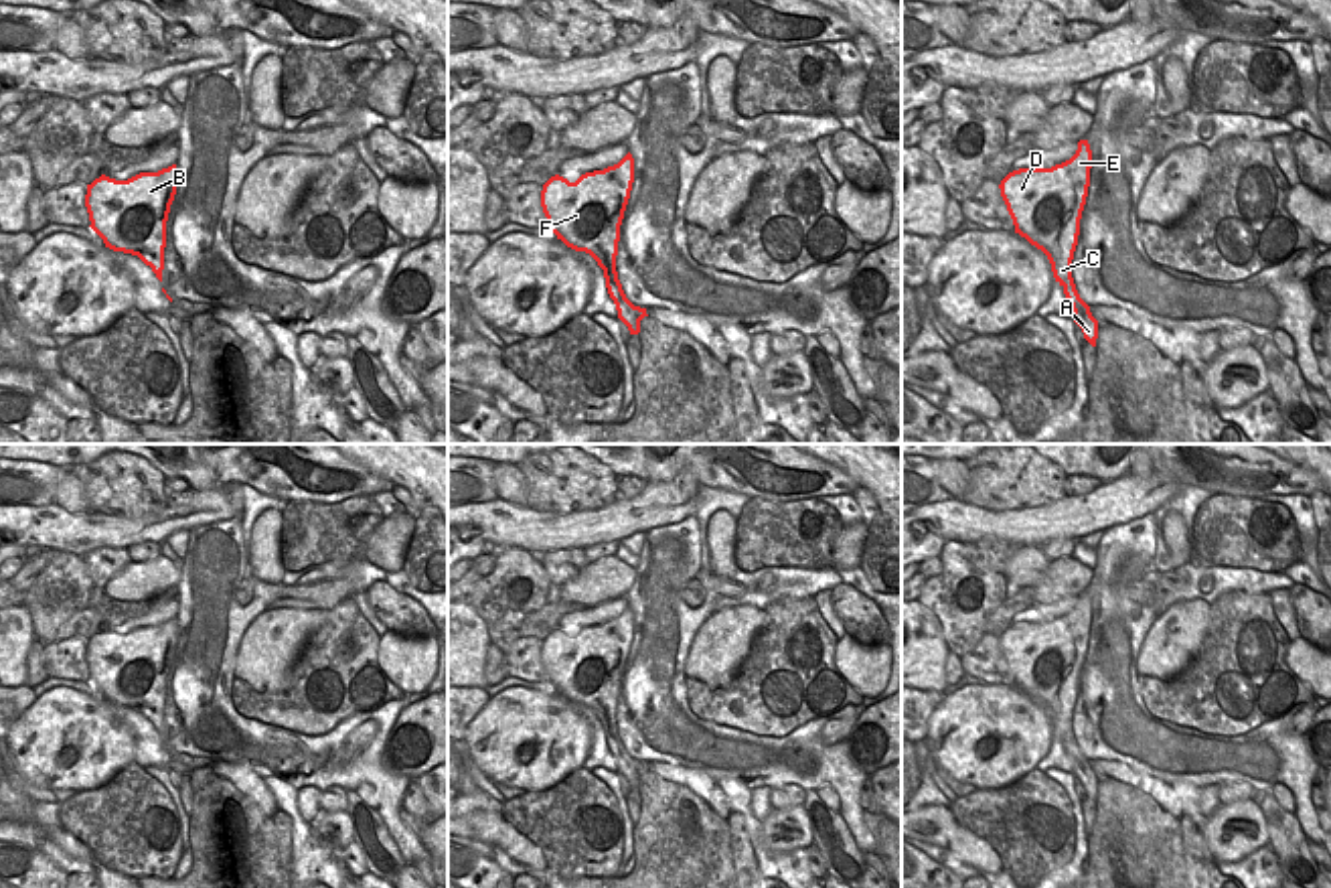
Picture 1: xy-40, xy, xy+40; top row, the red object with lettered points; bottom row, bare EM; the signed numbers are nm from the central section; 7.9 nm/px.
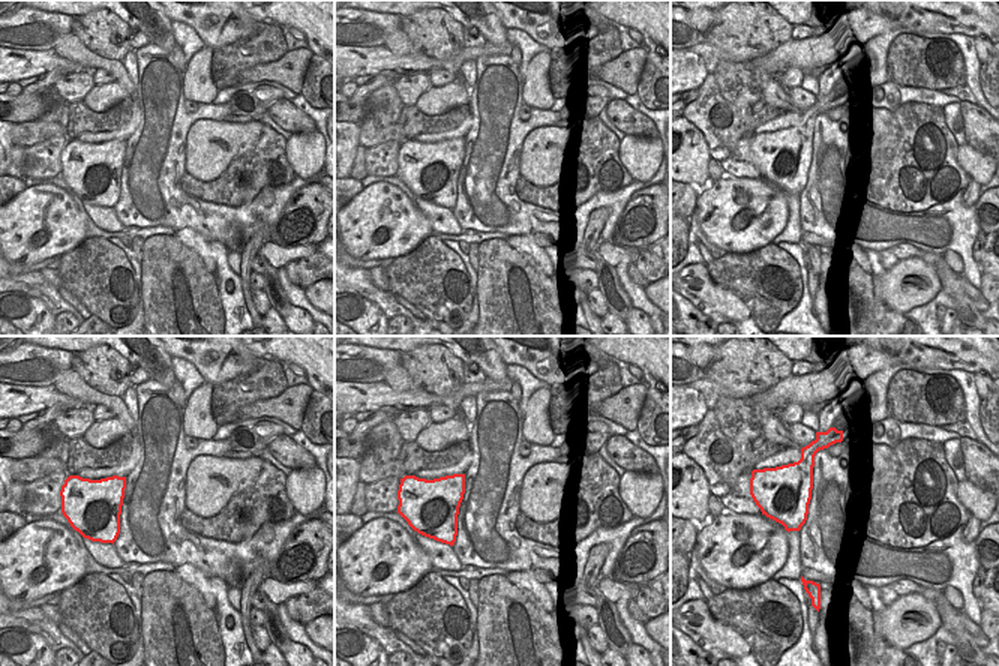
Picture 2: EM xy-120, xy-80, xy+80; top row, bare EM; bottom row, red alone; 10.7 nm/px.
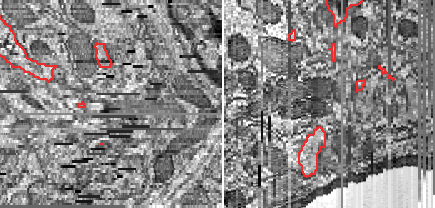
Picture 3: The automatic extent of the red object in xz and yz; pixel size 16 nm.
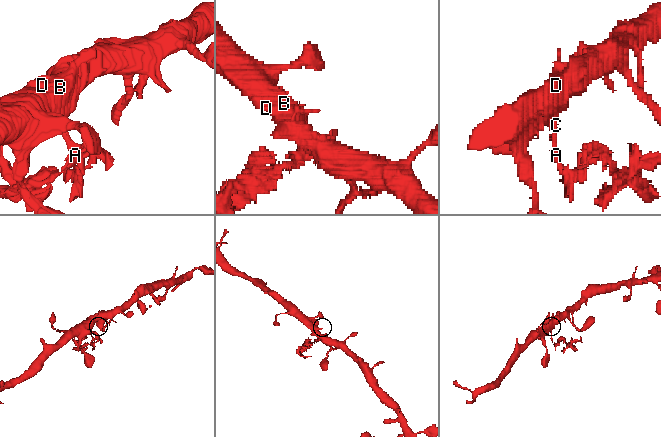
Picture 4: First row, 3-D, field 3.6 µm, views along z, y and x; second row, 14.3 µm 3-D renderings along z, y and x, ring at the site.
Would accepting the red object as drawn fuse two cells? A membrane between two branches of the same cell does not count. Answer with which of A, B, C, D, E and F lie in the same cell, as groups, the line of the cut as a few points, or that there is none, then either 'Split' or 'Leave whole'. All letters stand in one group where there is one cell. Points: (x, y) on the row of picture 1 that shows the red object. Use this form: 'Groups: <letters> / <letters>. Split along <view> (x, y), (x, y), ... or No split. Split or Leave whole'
Groups: A / B C D E F. Split along xy (622, 290), (616, 307). Split

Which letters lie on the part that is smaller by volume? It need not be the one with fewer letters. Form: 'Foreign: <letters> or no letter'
Foreign: A

